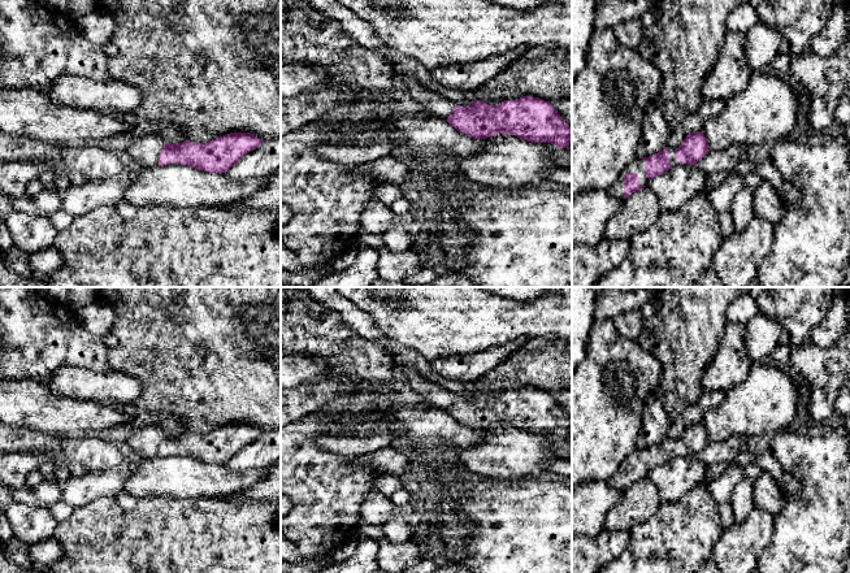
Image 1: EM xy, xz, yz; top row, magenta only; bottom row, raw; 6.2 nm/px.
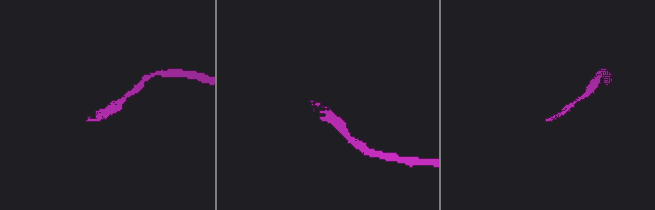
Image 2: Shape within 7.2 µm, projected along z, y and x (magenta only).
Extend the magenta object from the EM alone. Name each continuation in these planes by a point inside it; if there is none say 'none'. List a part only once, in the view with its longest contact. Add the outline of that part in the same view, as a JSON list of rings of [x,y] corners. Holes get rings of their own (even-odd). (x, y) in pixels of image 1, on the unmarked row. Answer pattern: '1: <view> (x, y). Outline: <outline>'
1: yz (637, 456). Outline: [[[637,448],[634,450],[621,464],[620,469],[616,472],[616,474],[610,479],[610,485],[616,489],[623,491],[624,490],[624,466],[626,464],[637,464],[639,468],[639,476],[646,477],[649,473],[649,469],[645,464],[645,451]]]

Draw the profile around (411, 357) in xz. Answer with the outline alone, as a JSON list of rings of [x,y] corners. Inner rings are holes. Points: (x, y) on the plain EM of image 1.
[[[305,287],[309,294],[322,303],[330,311],[335,311],[341,314],[343,322],[359,337],[374,342],[380,347],[385,348],[396,363],[408,365],[417,370],[425,379],[437,385],[438,387],[452,392],[455,396],[470,398],[472,390],[457,381],[450,381],[441,376],[431,361],[421,356],[415,350],[403,347],[395,340],[387,339],[382,335],[370,316],[361,311],[351,300],[346,299],[338,292],[335,287]]]

